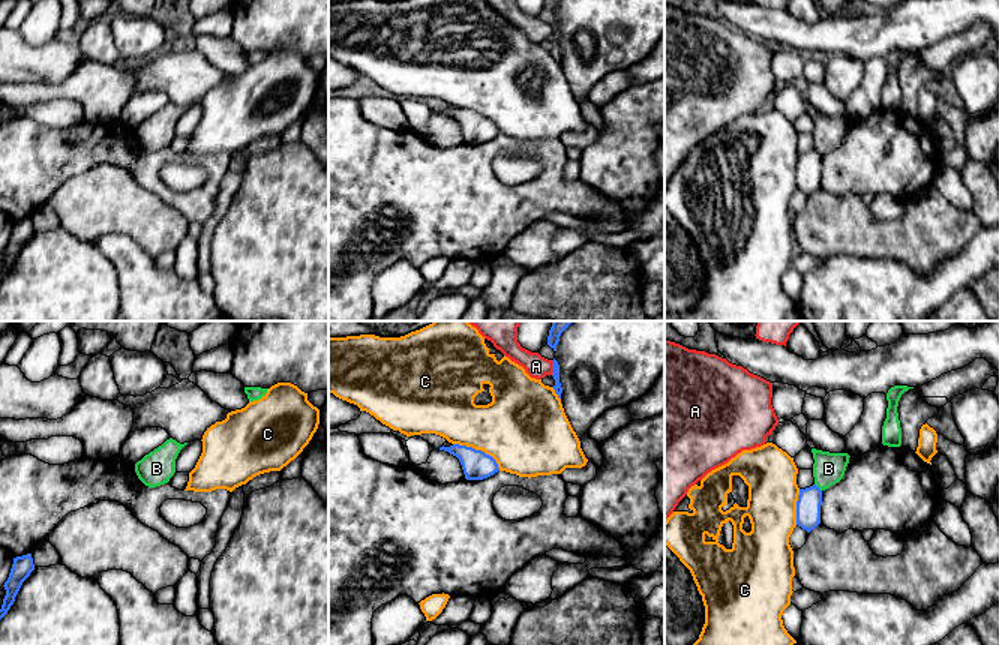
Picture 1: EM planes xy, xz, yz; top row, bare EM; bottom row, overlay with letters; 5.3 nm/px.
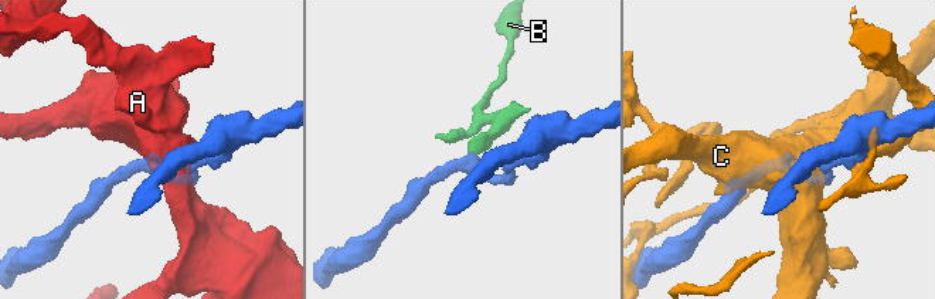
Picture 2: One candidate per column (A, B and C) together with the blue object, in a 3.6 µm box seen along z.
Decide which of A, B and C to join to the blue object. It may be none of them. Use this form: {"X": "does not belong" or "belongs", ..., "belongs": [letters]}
{"A": "does not belong", "B": "does not belong", "C": "does not belong", "belongs": []}

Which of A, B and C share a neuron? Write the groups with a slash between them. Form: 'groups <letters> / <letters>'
groups A / B / C

